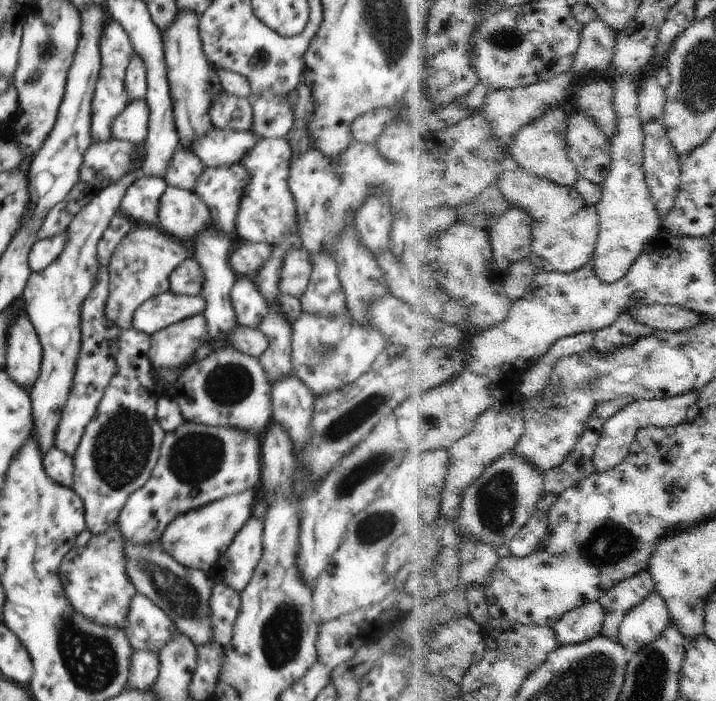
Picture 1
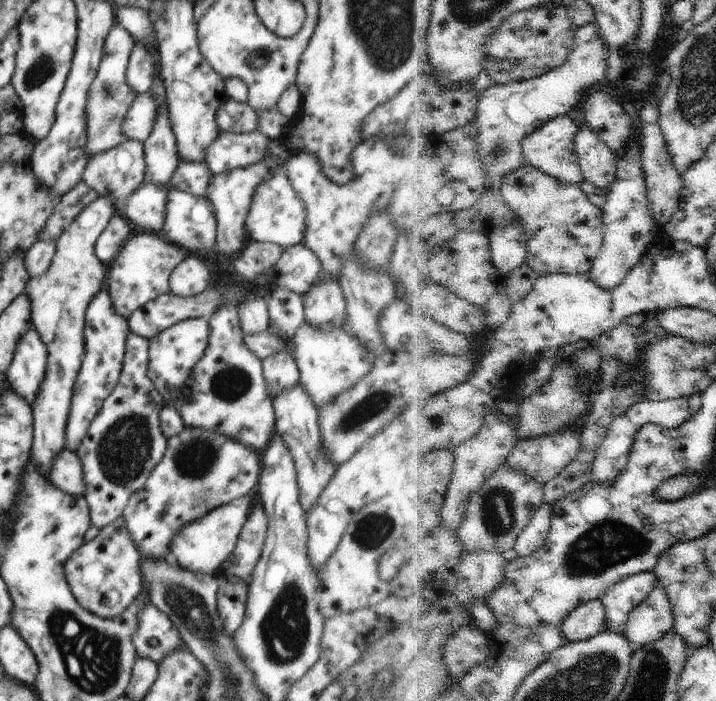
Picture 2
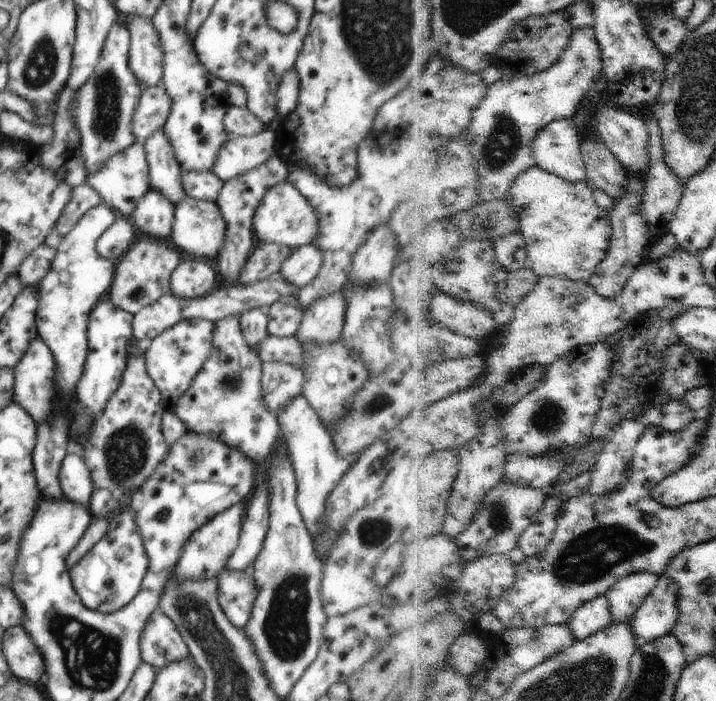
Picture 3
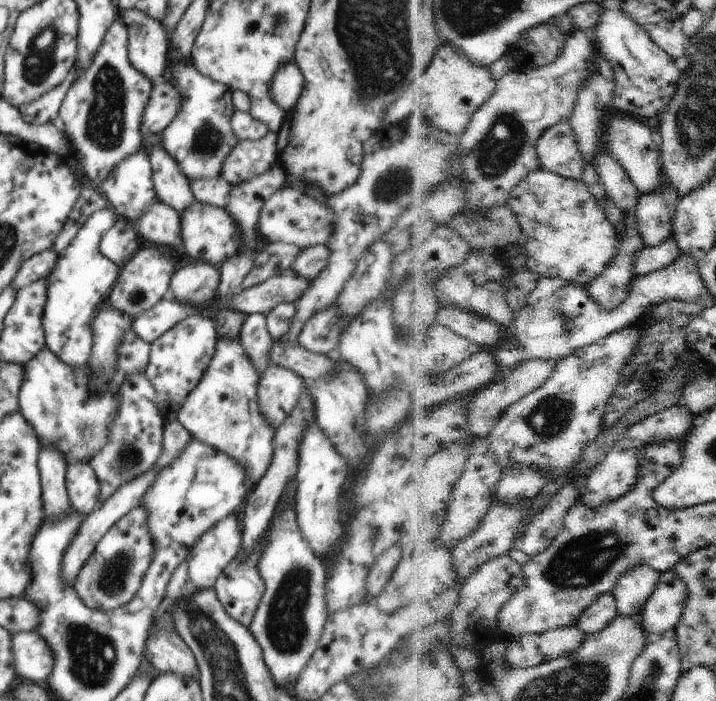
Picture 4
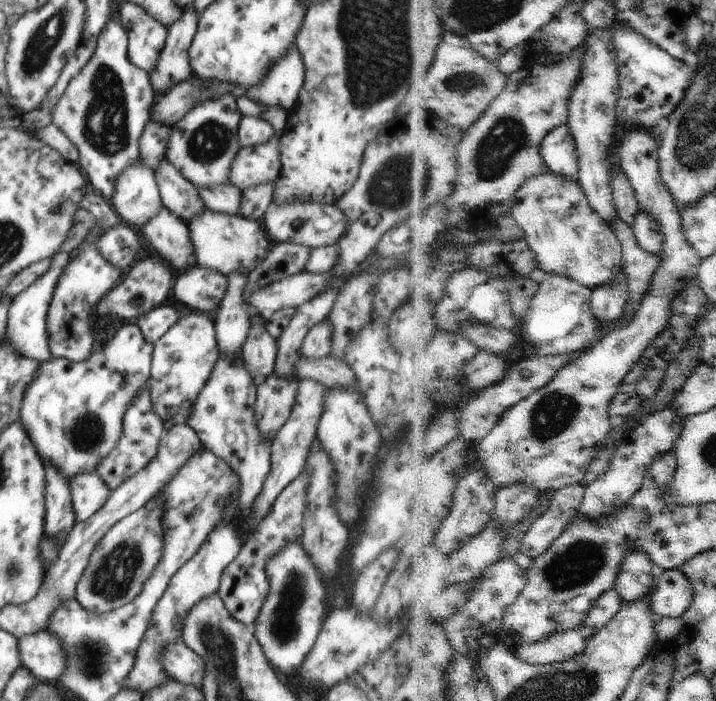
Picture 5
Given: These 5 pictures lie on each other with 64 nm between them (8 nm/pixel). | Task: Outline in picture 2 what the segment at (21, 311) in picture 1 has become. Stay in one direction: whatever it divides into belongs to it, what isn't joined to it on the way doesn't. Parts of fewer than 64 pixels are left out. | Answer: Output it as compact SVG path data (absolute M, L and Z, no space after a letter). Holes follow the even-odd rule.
M34 328L25 331L17 341L10 367L5 371L12 390L28 403L34 403L47 364L47 350Z

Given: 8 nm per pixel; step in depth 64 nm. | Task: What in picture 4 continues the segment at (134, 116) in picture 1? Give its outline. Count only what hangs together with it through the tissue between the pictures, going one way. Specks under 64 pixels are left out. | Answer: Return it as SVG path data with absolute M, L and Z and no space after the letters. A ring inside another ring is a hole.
M164 78L158 80L152 87L150 100L144 106L142 124L140 124L142 137L162 132L178 114L180 104L182 98L178 94L178 88L174 88Z

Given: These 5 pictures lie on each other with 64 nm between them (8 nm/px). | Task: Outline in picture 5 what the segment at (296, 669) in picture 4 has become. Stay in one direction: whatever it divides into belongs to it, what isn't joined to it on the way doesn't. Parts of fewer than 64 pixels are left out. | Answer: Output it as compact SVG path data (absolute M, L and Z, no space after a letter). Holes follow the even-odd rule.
M301 540L288 542L280 552L276 552L272 560L268 560L266 564L266 574L270 590L263 602L253 633L268 662L275 671L280 672L278 675L284 681L288 680L286 676L299 672L304 659L318 638L328 615L324 612L326 586L322 574L312 564L308 552L302 548Z

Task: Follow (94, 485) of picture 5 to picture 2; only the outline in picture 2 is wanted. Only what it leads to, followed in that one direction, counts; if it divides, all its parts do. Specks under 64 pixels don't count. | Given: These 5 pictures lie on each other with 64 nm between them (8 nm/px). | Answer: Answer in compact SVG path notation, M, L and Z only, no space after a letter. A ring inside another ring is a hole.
M63 449L52 460L49 478L56 489L74 497L83 496L83 471L76 452Z

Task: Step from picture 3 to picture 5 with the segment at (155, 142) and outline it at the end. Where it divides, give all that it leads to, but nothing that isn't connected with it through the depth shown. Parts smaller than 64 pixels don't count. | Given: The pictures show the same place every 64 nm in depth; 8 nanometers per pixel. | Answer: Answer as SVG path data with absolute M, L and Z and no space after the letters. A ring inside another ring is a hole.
M167 158L158 164L155 178L160 190L161 204L182 222L188 224L194 216L208 210L198 194L198 188L188 182Z

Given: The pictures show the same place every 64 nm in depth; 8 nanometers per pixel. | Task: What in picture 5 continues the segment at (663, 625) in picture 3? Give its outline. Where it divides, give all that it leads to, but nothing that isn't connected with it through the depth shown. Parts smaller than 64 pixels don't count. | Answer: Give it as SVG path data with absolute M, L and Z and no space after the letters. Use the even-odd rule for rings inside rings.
M680 569L660 572L654 596L654 614L658 626L664 618L683 618L695 601L696 590L688 574Z

